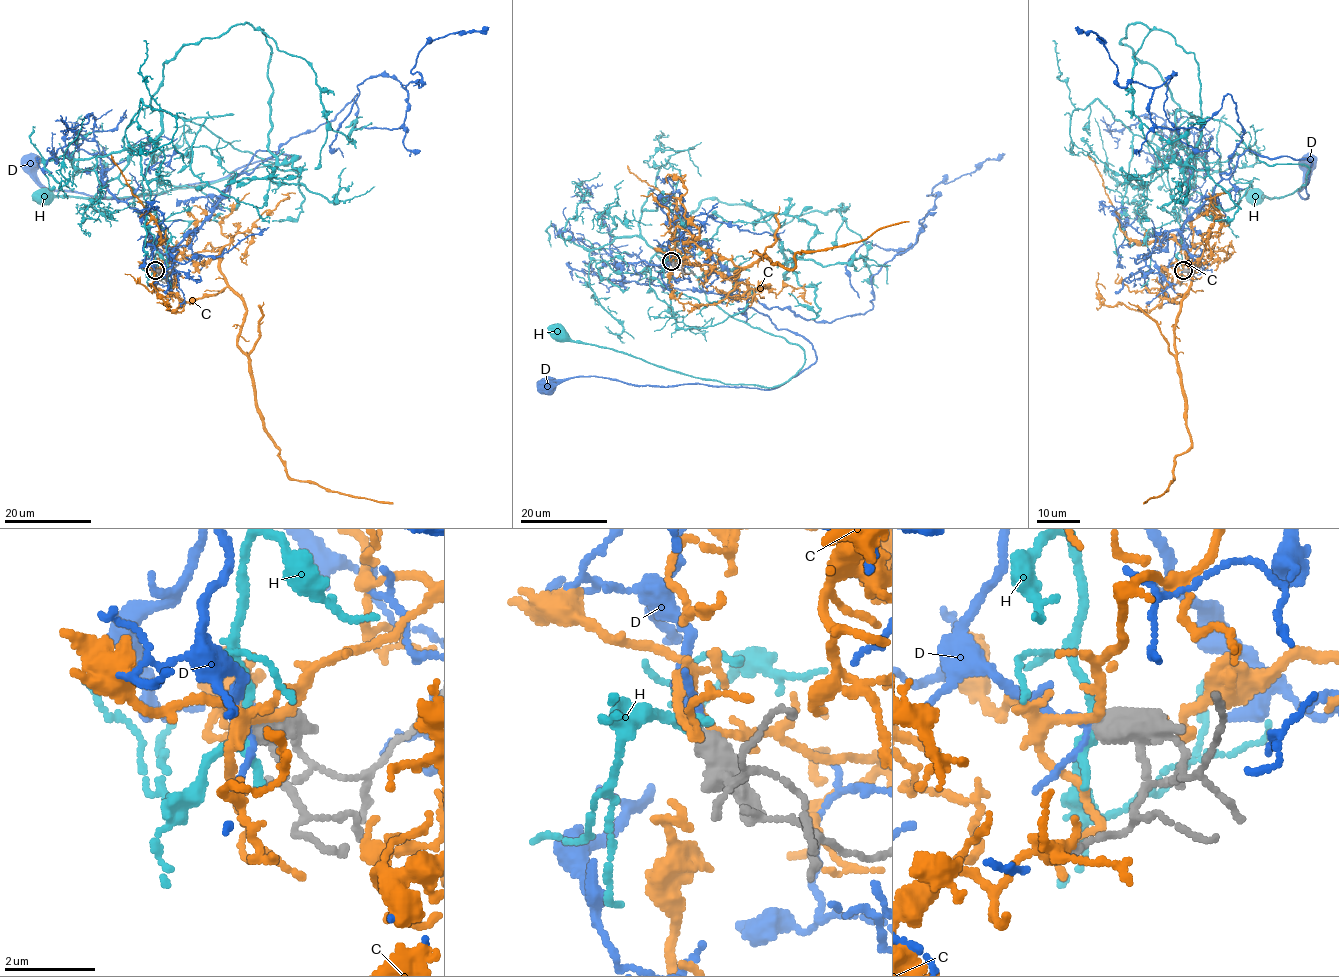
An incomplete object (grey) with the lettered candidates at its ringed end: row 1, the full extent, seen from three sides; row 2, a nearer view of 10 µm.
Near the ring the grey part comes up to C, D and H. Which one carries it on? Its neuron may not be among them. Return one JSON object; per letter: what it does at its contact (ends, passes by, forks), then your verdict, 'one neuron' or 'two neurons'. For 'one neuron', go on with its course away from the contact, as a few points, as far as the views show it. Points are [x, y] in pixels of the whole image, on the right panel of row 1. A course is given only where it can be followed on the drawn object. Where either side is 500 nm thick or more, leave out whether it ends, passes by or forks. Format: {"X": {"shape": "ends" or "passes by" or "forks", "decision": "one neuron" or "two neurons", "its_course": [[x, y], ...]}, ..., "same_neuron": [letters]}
{"C": {"shape": "passes by", "decision": "two neurons"}, "D": {"decision": "one neuron", "its_course": [[1183, 270], [1166, 231], [1238, 157], [1307, 158], [1302, 197], [1307, 163]]}, "H": {"decision": "two neurons"}, "same_neuron": ["D"]}

